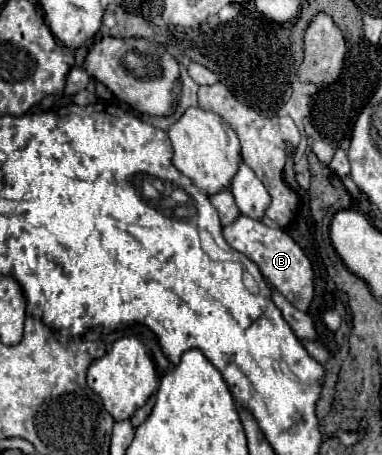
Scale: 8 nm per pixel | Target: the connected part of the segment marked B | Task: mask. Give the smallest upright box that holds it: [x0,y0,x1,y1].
[223,216,313,312]

